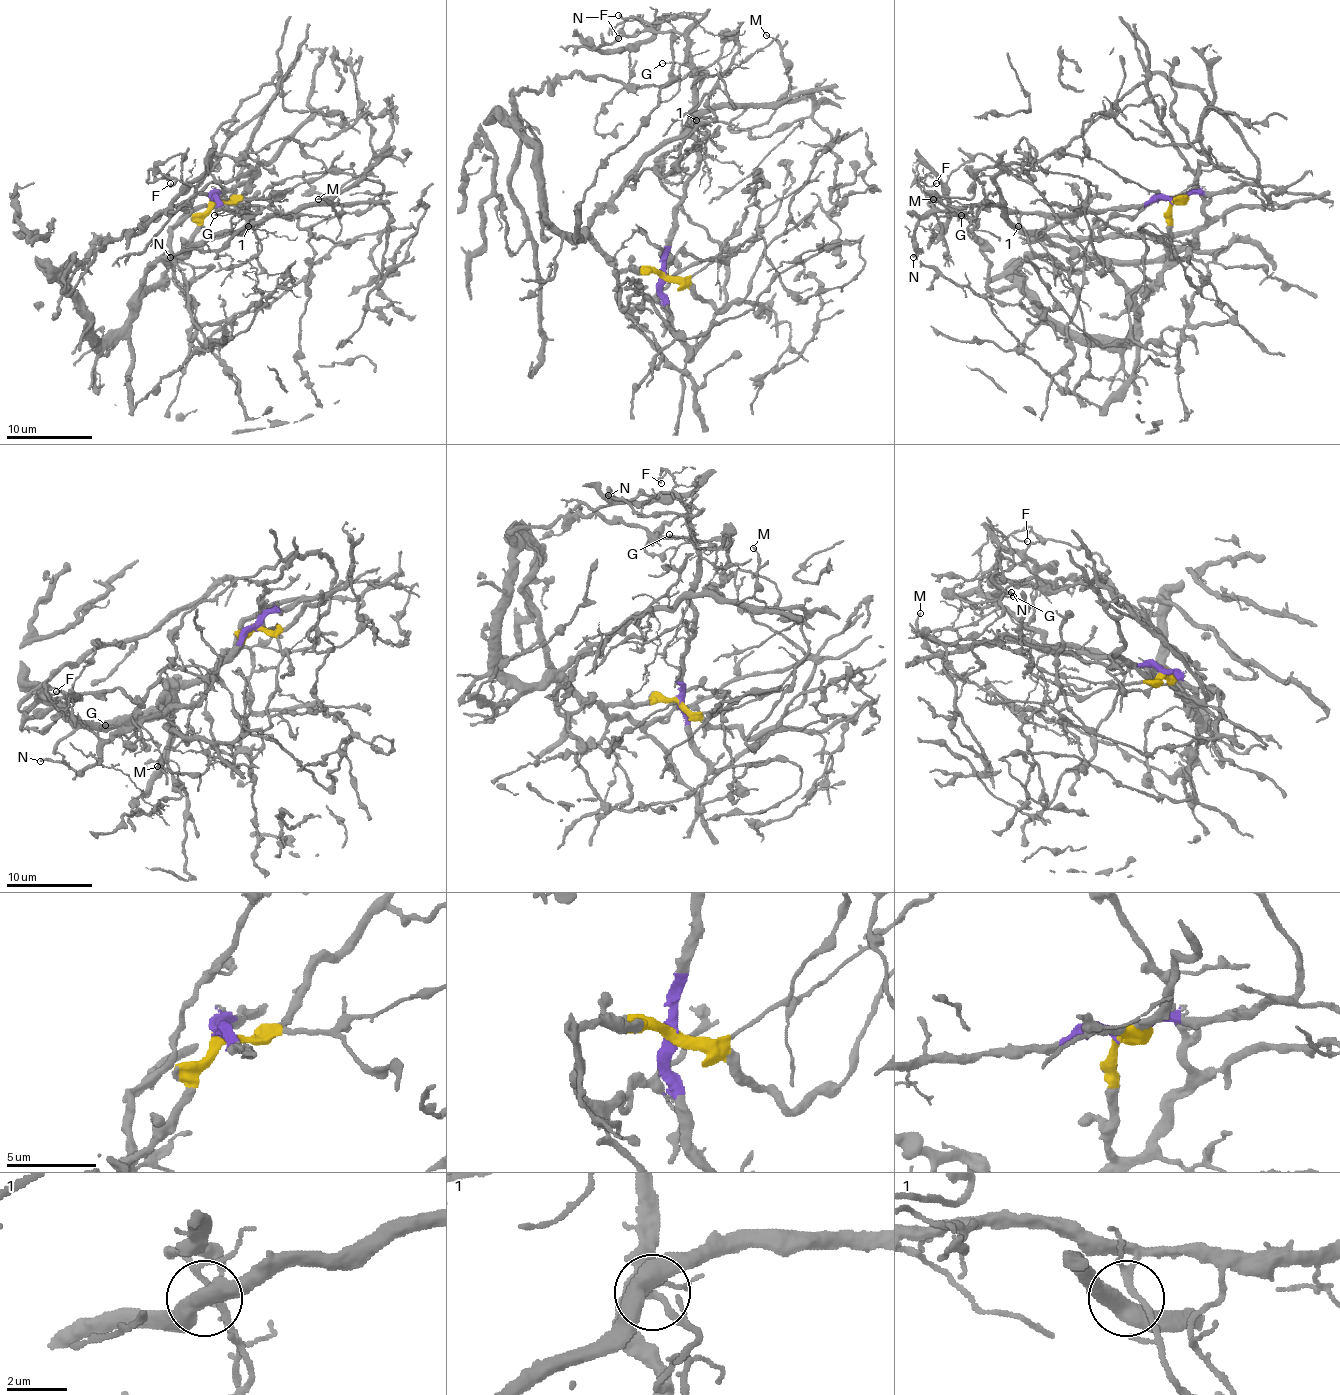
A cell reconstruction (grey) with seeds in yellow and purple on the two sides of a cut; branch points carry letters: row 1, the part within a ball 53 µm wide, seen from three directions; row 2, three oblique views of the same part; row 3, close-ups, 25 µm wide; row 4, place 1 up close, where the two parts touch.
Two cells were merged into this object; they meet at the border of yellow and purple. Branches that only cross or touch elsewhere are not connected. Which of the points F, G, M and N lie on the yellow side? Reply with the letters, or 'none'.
M

